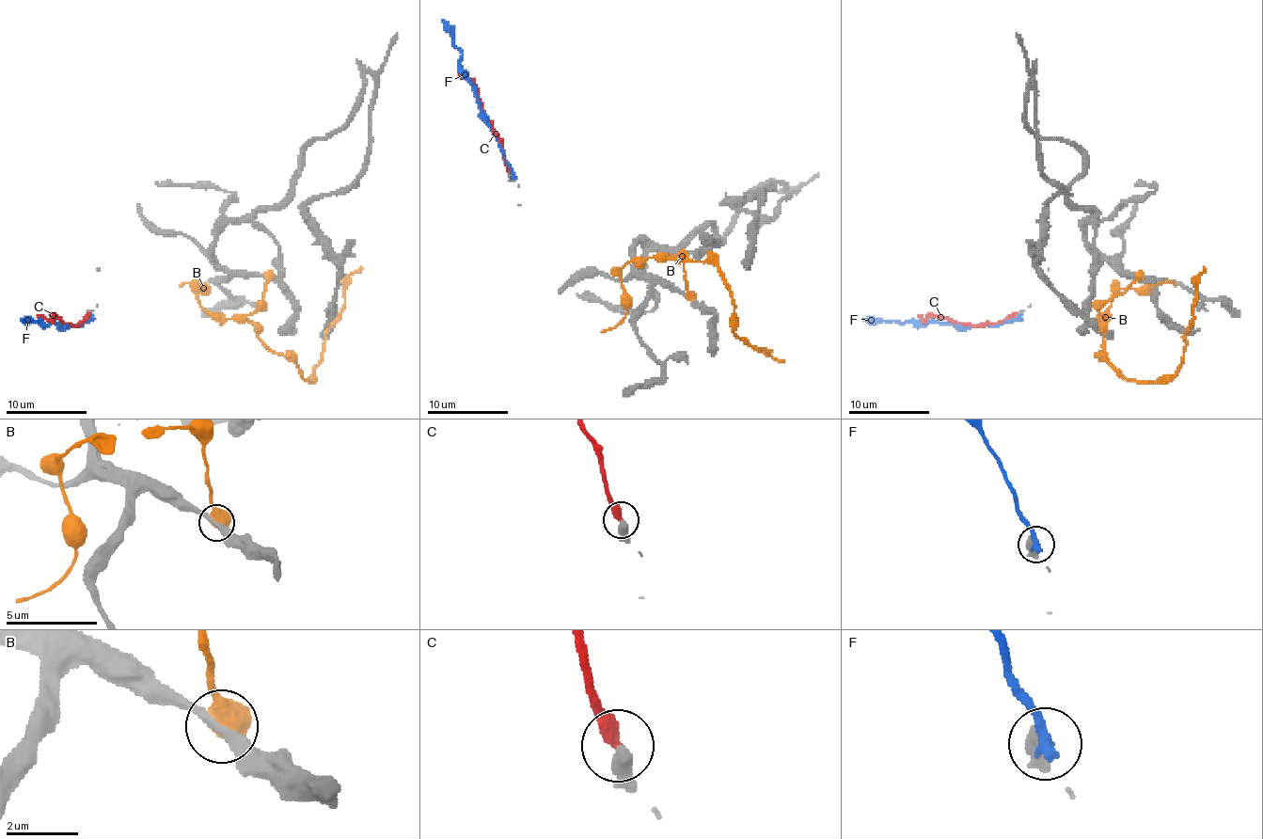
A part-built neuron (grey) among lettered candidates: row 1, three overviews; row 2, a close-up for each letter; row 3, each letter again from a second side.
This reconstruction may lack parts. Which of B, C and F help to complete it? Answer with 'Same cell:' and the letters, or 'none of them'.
Same cell: none of them

